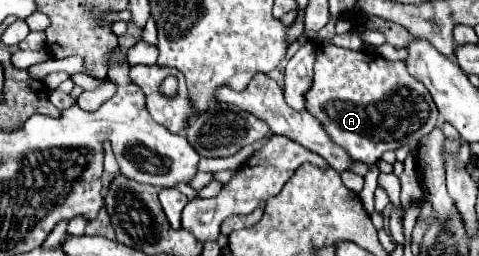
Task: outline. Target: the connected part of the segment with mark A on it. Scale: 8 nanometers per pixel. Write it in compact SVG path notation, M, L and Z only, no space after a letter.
M334 45L316 47L314 83L306 93L306 111L310 111L326 127L334 143L344 147L354 161L362 161L366 165L376 163L384 151L398 149L402 145L414 147L434 129L438 119L438 109L432 95L406 71L404 61L388 61L374 51L352 51Z

